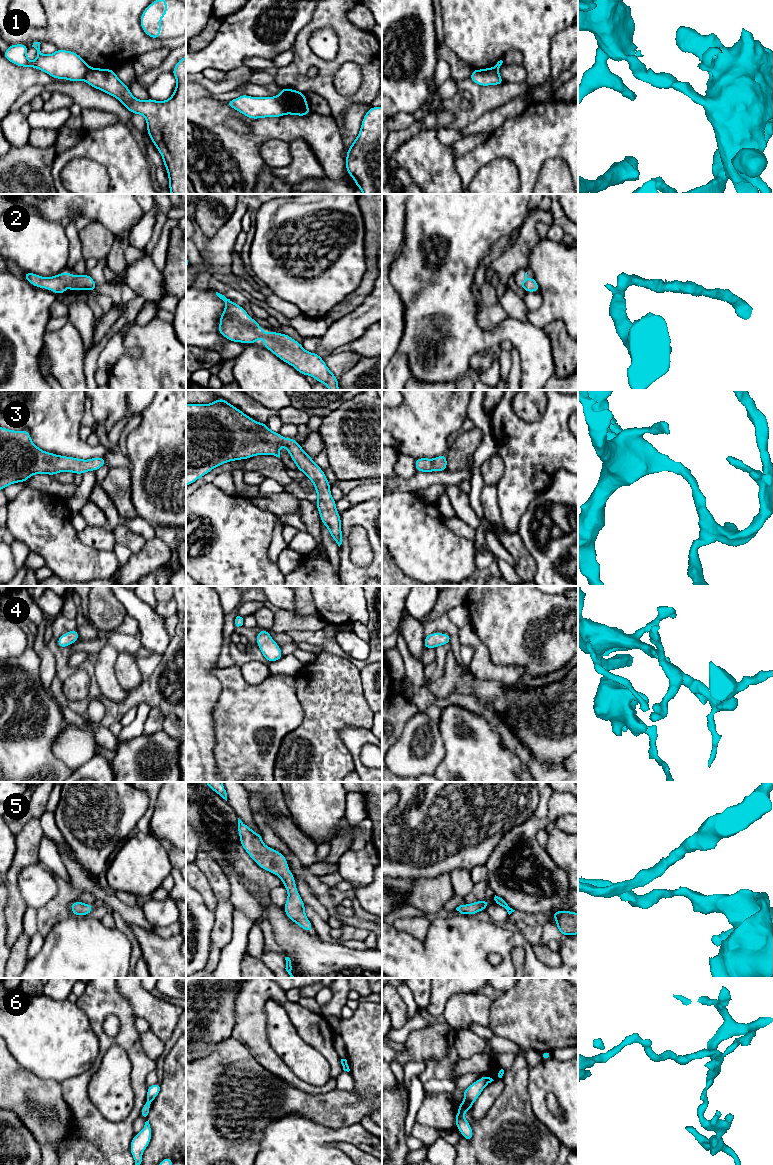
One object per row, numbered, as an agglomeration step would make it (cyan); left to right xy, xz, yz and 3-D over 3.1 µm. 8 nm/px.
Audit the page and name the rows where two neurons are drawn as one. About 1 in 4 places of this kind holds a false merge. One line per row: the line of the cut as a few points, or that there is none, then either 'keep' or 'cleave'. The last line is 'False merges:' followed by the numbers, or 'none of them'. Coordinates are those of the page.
1: xz (275, 97), (286, 113) | cleave
2: no cut | keep
3: no cut | keep
4: no cut | keep
5: no cut | keep
6: yz (464, 1099), (472, 1103) | cleave
False merges: 1, 6

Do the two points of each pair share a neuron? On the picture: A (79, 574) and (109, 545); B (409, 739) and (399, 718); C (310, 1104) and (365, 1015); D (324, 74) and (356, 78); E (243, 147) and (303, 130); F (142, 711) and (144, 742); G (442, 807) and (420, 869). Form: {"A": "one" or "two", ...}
{"A": "two", "B": "two", "C": "one", "D": "two", "E": "one", "F": "two", "G": "one"}

